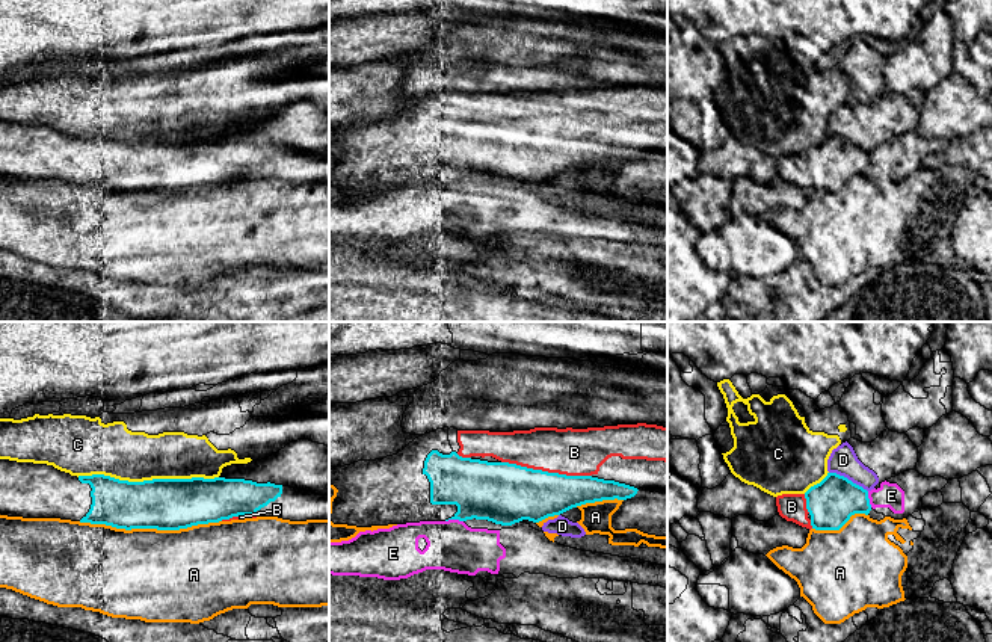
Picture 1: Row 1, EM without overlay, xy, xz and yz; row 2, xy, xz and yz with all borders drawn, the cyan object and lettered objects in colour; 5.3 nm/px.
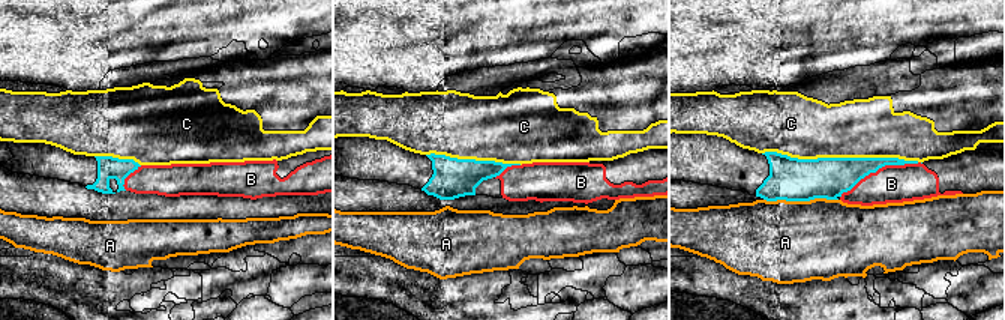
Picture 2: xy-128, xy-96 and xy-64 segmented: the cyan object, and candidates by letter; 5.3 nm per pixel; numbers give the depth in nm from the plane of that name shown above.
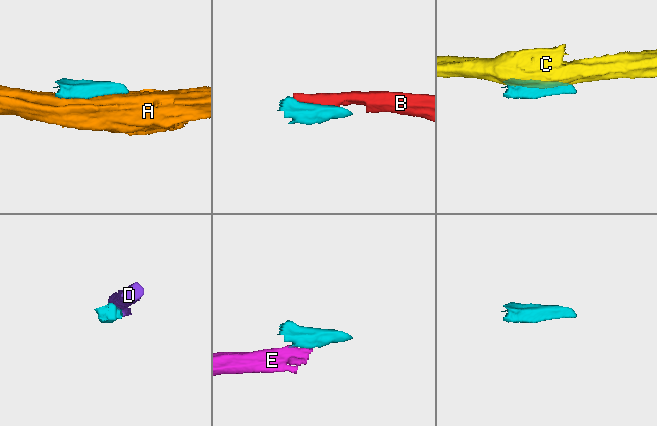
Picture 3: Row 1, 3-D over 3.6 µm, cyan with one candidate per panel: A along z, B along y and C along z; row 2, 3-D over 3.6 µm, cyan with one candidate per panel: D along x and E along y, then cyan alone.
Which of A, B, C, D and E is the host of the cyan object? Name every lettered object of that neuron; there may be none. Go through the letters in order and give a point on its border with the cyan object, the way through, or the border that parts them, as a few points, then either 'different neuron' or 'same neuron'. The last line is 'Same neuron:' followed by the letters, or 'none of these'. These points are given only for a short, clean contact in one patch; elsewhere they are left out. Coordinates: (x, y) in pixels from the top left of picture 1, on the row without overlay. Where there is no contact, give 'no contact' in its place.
A: meets cyan in xy at (150, 189); different neuron
B: meets cyan in xz at (547, 133); same neuron
C: meets cyan in xy at (148, 142); different neuron
D: meets cyan in yz at (847, 141); different neuron
E: meets cyan in xz at (453, 180); border along xz (462, 182), (446, 183); different neuron
Same neuron: B

